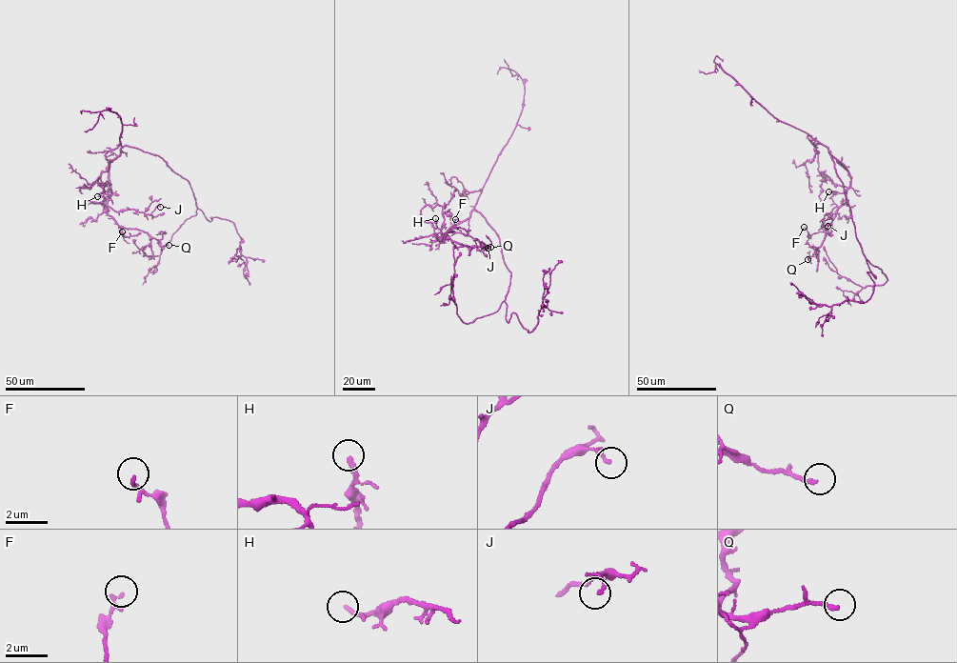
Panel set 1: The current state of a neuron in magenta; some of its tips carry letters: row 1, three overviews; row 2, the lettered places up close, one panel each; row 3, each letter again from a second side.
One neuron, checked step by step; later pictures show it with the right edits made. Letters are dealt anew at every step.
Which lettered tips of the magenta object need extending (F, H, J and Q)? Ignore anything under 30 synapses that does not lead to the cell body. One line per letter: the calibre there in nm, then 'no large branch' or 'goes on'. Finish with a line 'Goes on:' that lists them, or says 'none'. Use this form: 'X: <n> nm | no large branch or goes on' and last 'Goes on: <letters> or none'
F: 130 nm | no large branch
H: 190 nm | no large branch
J: 110 nm | no large branch
Q: 190 nm | no large branch
Goes on: none

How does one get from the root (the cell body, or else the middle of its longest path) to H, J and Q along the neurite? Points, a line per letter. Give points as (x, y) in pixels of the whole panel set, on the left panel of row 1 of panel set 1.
H: (167, 164), (157, 155), (124, 146), (120, 155), (109, 164), (109, 187), (97, 196)
J: (167, 164), (157, 155), (126, 145), (109, 164), (109, 207), (148, 214), (160, 207)
Q: (167, 164), (157, 155), (124, 146), (109, 164), (110, 194), (105, 210), (119, 225), (169, 245)

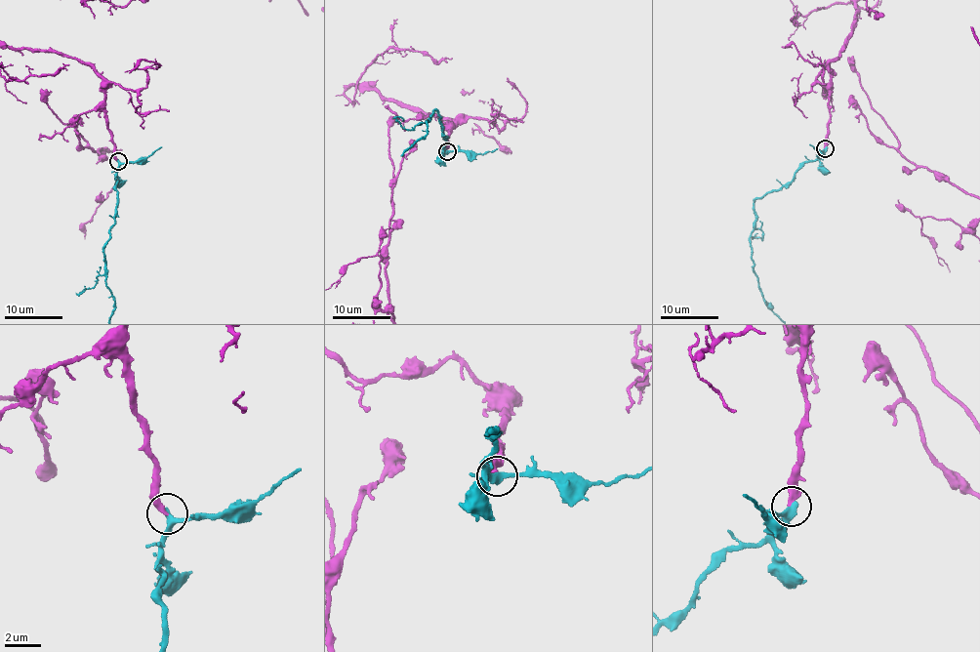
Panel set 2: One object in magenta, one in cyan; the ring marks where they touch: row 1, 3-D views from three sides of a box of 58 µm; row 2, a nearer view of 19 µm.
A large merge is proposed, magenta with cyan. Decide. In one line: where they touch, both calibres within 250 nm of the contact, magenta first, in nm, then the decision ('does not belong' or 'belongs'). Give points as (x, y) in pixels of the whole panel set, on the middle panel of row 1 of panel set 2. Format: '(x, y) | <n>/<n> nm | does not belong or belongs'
(447, 151) | 340/320 nm | belongs

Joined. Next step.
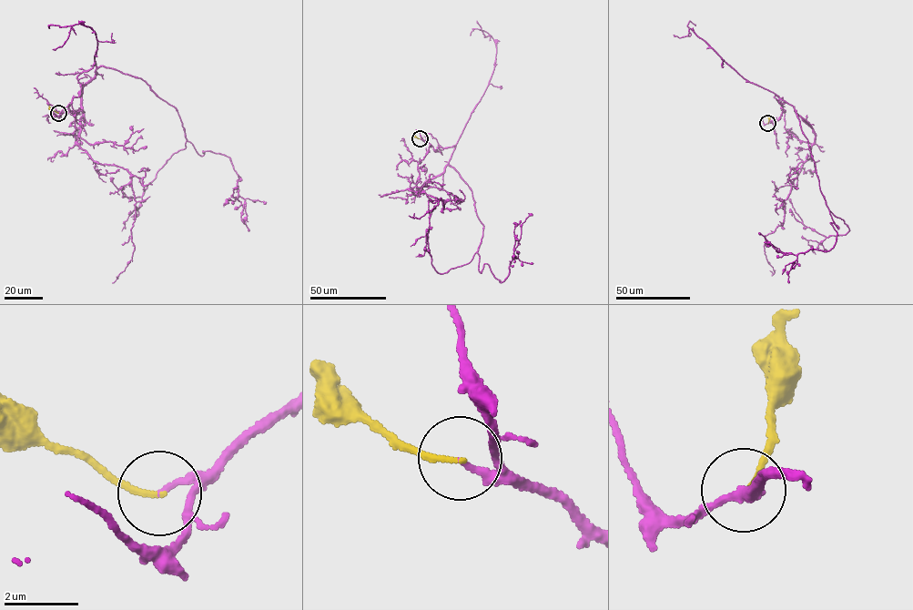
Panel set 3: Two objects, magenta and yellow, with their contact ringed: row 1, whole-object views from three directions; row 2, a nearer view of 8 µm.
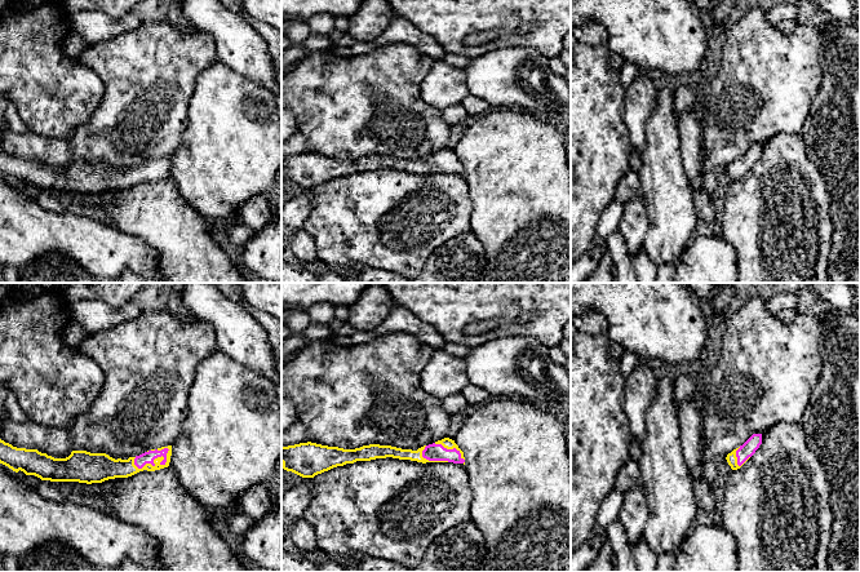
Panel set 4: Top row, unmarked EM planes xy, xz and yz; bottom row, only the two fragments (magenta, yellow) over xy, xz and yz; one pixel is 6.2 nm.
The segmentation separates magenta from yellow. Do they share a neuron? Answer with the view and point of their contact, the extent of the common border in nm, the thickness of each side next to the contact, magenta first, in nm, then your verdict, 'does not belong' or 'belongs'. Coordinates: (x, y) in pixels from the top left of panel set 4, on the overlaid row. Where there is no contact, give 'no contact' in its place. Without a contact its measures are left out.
xy (153, 462) | 240 nm | 80/120 nm | belongs

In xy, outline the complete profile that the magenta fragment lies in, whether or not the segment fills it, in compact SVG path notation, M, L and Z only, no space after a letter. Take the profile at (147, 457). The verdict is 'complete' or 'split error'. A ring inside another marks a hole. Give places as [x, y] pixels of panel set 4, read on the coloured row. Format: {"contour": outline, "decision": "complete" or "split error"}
{"contour": "M0 439L0 464L13 471L23 471L41 480L102 483L128 478L139 471L155 471L169 466L172 445L147 451L128 460L112 458L106 453L72 451L66 458L54 458L37 449L17 448Z", "decision": "split error"}

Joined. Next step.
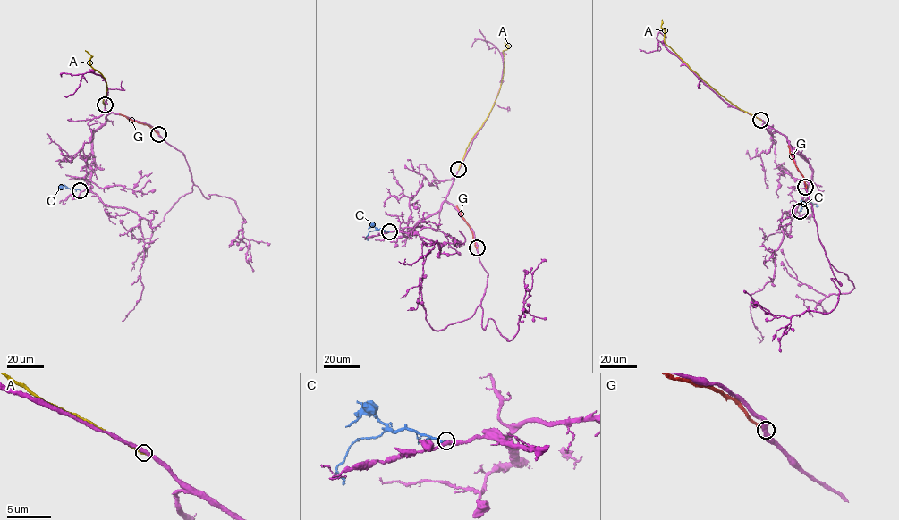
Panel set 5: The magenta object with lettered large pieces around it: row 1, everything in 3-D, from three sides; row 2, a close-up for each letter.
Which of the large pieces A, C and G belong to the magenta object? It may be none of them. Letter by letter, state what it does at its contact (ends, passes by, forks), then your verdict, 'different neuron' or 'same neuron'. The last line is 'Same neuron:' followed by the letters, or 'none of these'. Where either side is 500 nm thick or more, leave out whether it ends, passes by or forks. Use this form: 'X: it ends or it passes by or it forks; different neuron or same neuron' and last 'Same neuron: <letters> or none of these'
A: it ends; different neuron
C: it ends; same neuron
G: it ends; different neuron
Same neuron: C

